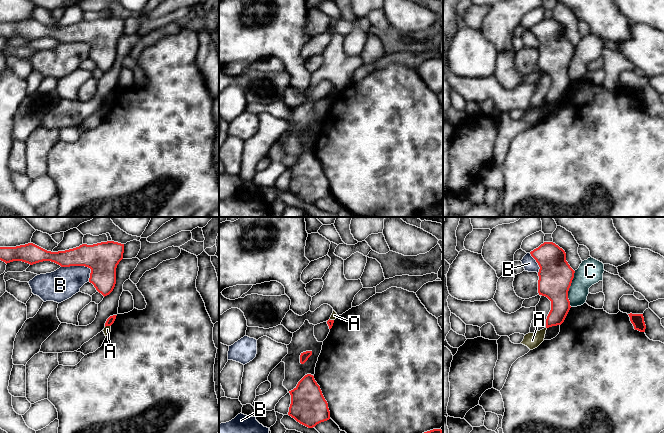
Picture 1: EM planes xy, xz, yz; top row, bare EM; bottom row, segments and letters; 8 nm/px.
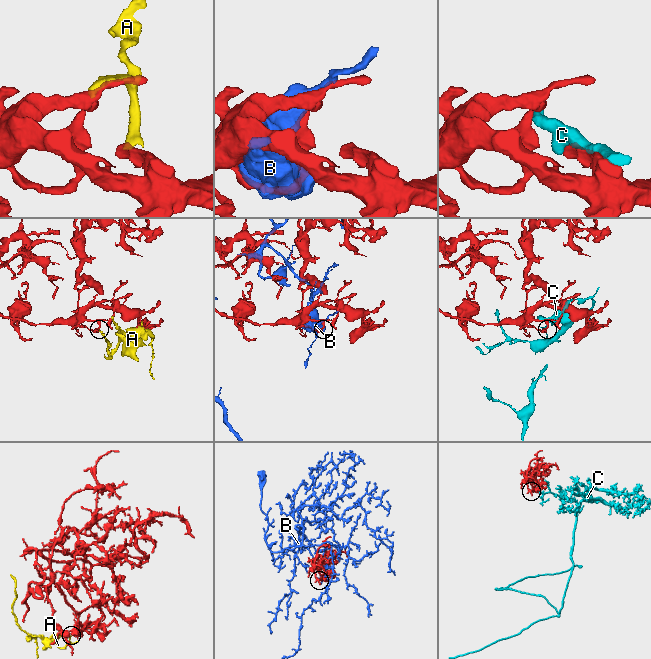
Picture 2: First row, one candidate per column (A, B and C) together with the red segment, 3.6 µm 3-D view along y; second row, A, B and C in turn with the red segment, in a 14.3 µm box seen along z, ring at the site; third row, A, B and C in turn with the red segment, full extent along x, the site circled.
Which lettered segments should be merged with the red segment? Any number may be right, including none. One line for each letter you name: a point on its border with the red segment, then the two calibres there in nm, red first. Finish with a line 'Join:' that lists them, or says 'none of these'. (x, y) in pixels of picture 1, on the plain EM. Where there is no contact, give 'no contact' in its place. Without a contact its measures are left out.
Join: none of these

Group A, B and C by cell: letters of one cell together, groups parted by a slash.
A / B / C

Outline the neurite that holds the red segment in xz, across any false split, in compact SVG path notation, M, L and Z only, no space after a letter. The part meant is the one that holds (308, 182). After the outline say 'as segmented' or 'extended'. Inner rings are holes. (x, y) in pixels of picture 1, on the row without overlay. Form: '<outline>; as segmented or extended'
M305 151L289 169L291 180L288 191L300 200L313 204L330 195L328 179L313 151Z; as segmented

